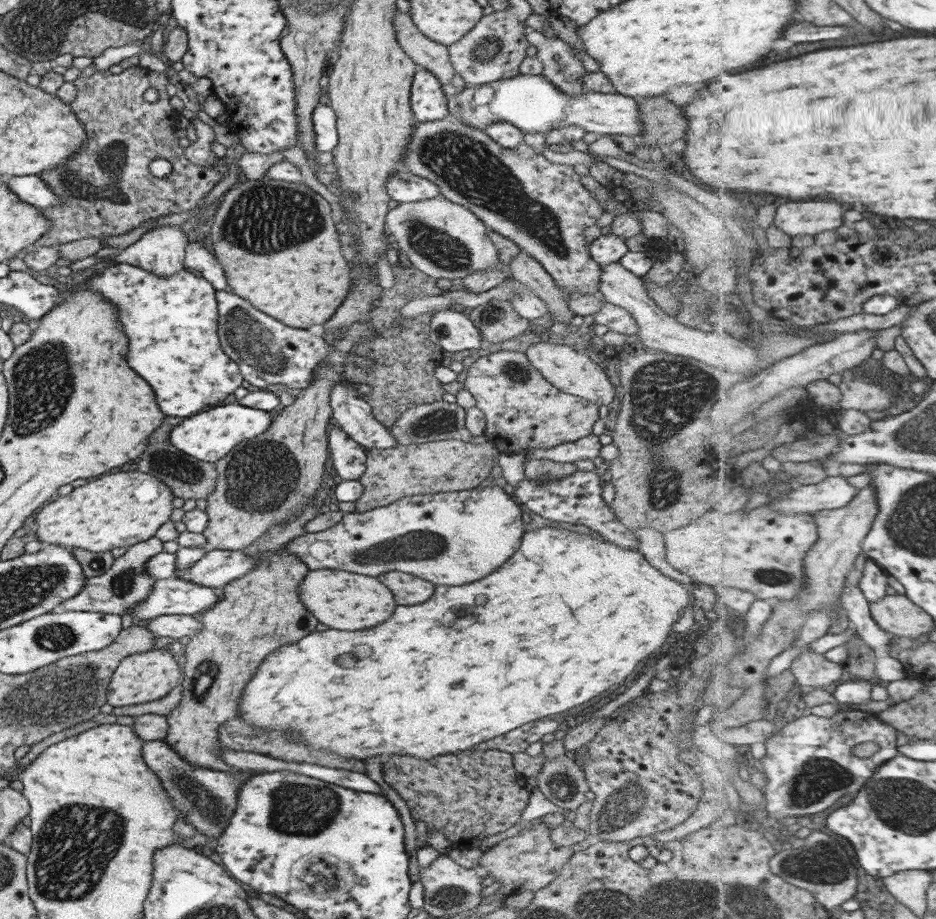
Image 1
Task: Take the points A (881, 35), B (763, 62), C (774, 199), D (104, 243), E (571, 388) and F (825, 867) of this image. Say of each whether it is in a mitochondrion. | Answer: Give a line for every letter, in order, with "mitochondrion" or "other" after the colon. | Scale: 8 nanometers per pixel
A: other
B: other
C: other
D: other
E: other
F: mitochondrion

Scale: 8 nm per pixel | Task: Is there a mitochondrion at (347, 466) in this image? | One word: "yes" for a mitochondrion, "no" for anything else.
no

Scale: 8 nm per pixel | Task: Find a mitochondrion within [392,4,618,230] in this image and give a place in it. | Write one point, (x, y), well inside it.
(488, 53)

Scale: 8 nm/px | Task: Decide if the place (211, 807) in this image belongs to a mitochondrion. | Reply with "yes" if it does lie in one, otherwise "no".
yes

